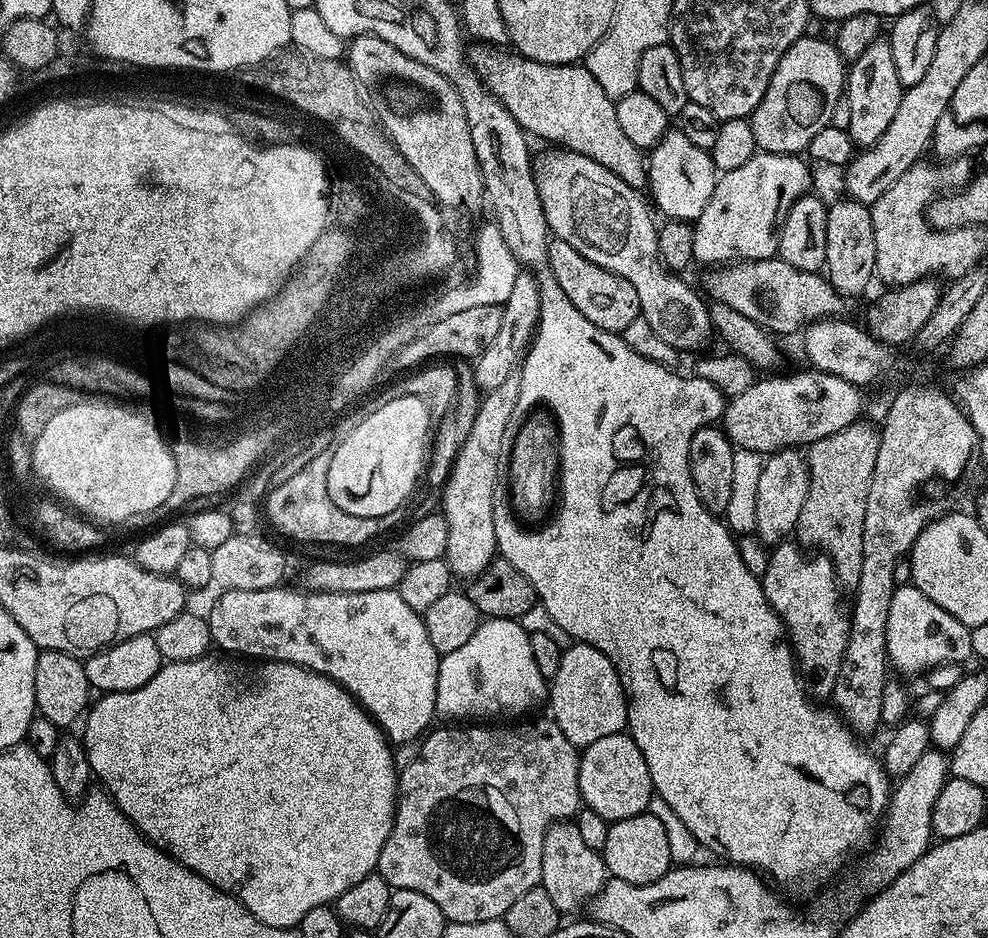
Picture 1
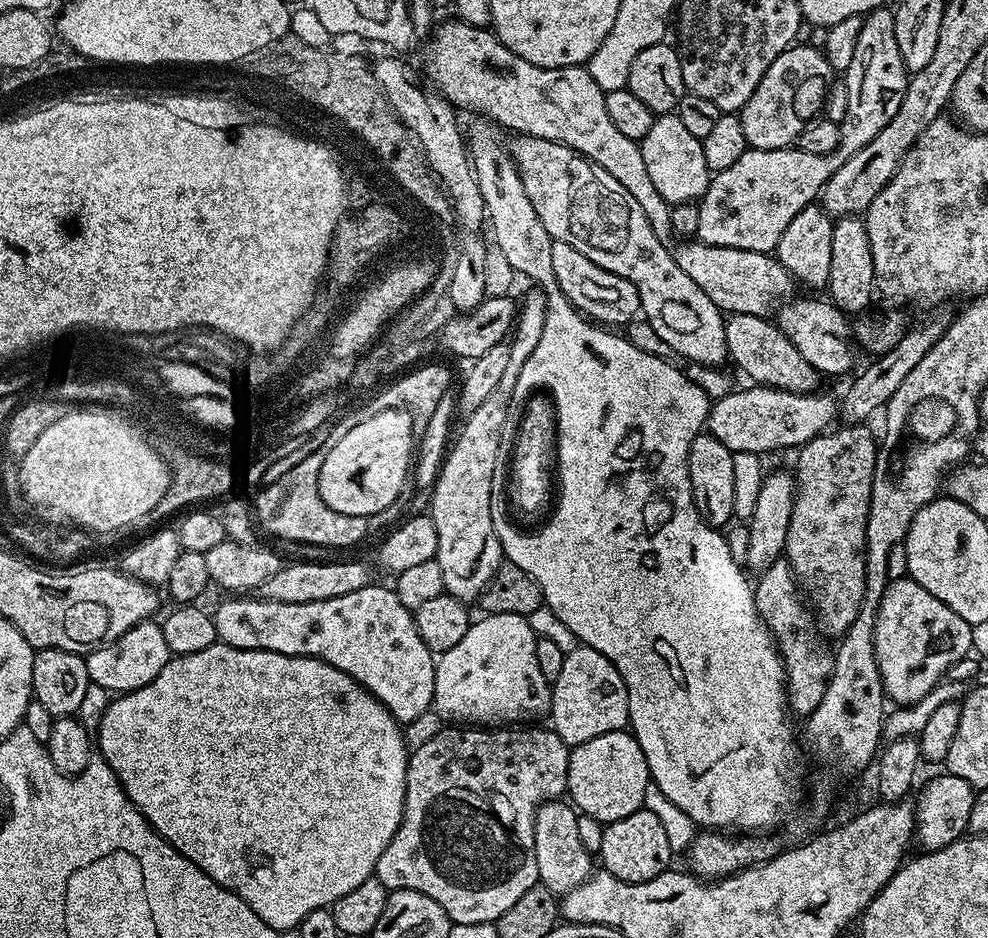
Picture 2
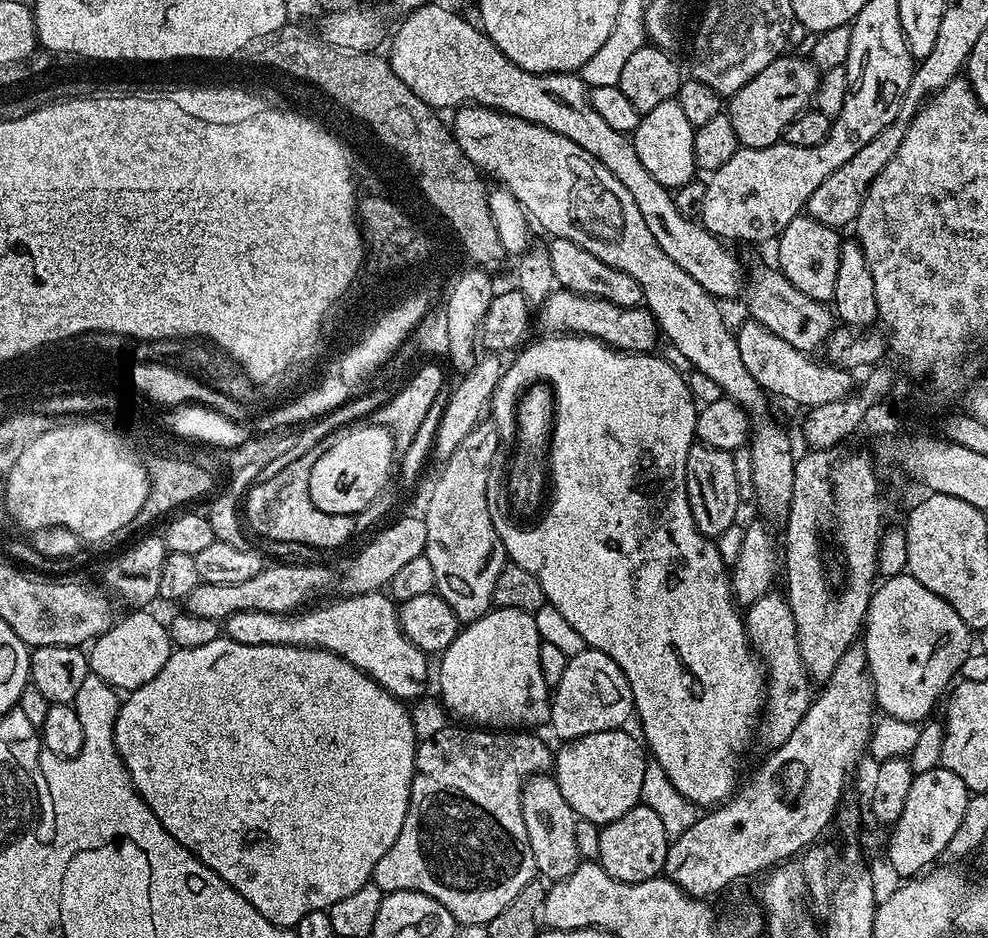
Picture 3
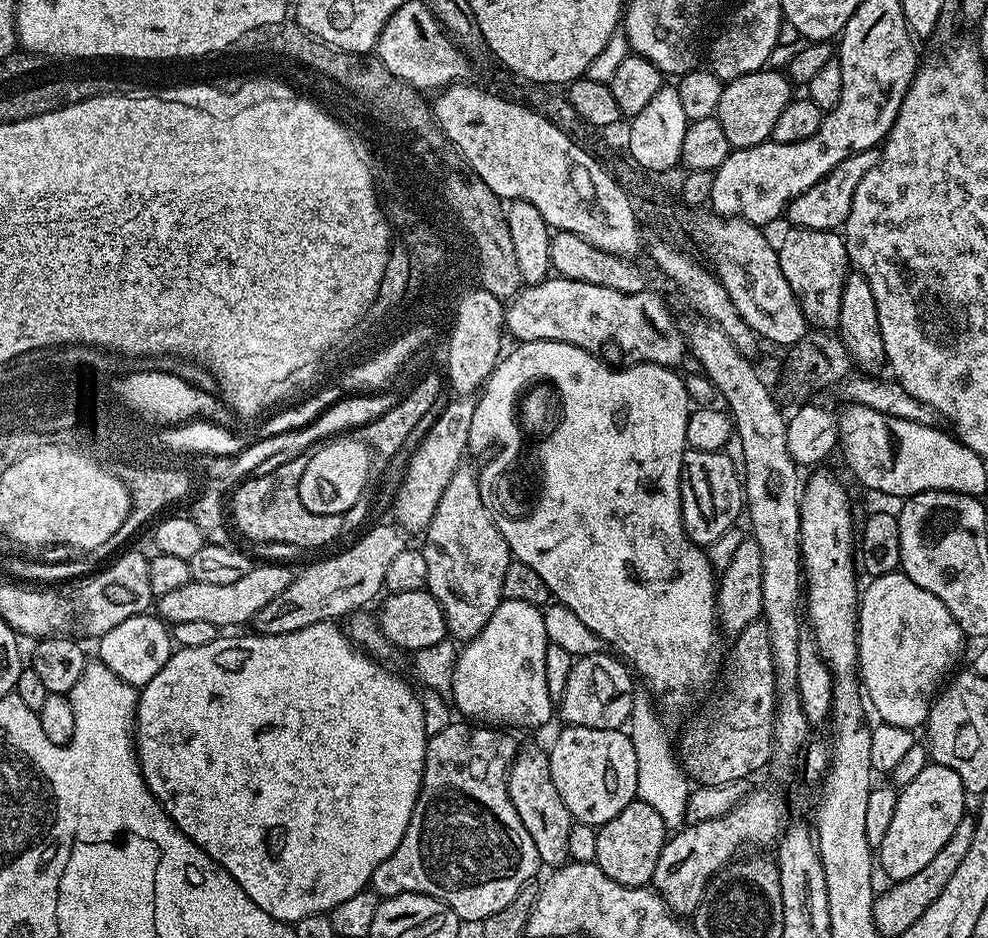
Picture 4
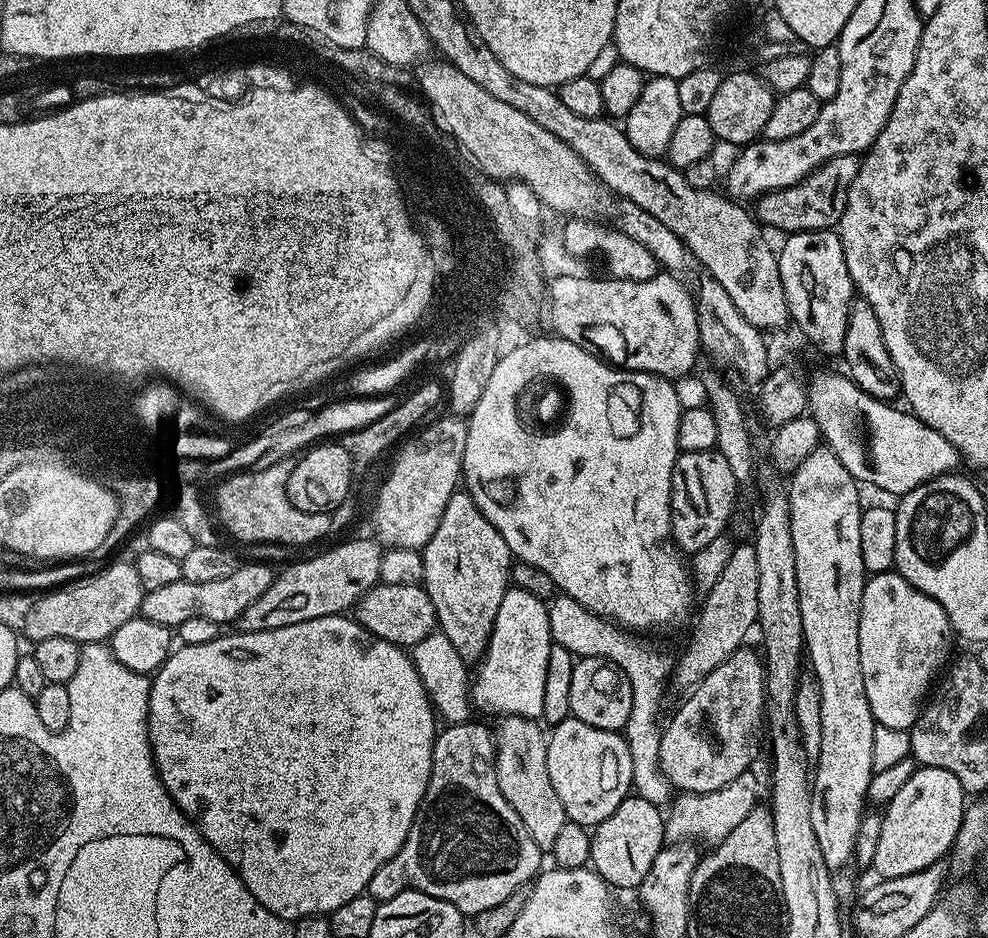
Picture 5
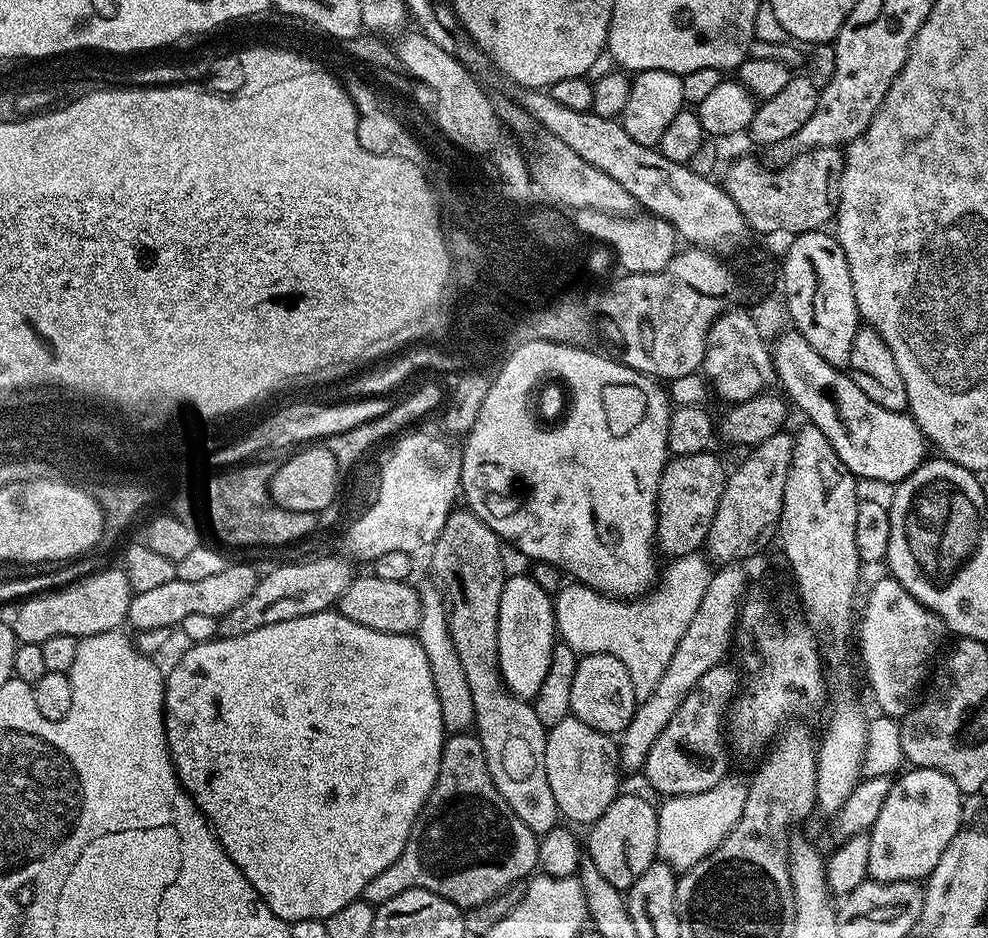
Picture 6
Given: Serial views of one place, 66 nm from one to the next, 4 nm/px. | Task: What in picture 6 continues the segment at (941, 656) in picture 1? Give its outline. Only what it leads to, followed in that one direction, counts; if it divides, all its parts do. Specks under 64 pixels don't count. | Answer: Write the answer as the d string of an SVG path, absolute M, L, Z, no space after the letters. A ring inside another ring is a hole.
M885 578L880 580L868 592L868 601L863 601L862 615L858 620L858 640L860 636L860 660L864 663L864 676L868 679L868 688L876 699L876 704L885 716L900 718L908 711L910 704L908 699L916 692L920 683L925 683L929 675L928 663L940 644L940 639L946 636L944 623L930 611L914 594L910 594L898 581Z

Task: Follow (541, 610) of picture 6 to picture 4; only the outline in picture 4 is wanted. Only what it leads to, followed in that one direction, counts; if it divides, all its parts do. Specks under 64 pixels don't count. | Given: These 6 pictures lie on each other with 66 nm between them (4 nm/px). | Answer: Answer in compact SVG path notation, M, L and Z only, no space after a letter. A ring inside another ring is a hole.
M503 599L494 610L494 614L490 614L490 622L486 622L486 626L480 631L480 635L474 640L467 641L459 649L456 657L456 665L454 666L454 674L452 675L452 691L450 699L456 703L456 708L461 712L461 717L467 718L469 721L475 722L481 726L499 726L504 730L516 730L512 728L540 728L543 724L548 724L554 720L554 701L550 690L546 690L546 650L548 649L549 640L546 634L546 622L544 621L544 613L539 607L530 602L514 602L513 600Z

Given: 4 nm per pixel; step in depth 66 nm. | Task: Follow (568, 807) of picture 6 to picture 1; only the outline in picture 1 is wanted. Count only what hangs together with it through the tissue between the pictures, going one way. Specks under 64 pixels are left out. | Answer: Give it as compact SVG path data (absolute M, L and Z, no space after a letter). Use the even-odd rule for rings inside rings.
M624 732L598 738L598 742L580 752L578 790L583 807L594 810L594 814L602 814L602 818L610 822L634 818L648 811L648 803L654 795L646 758L642 758L642 750L638 750L632 737Z

